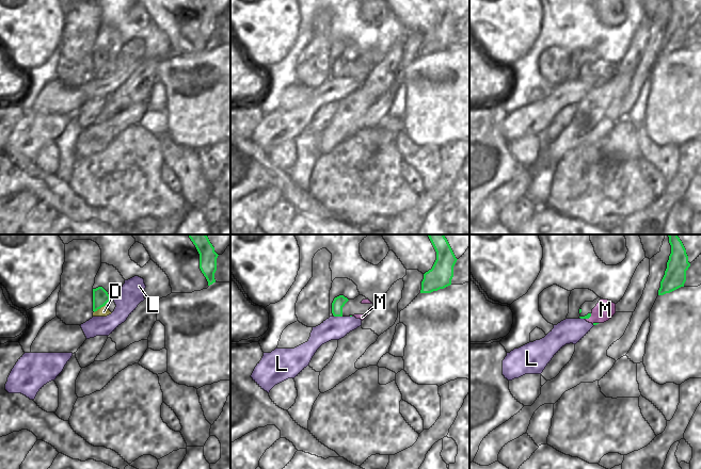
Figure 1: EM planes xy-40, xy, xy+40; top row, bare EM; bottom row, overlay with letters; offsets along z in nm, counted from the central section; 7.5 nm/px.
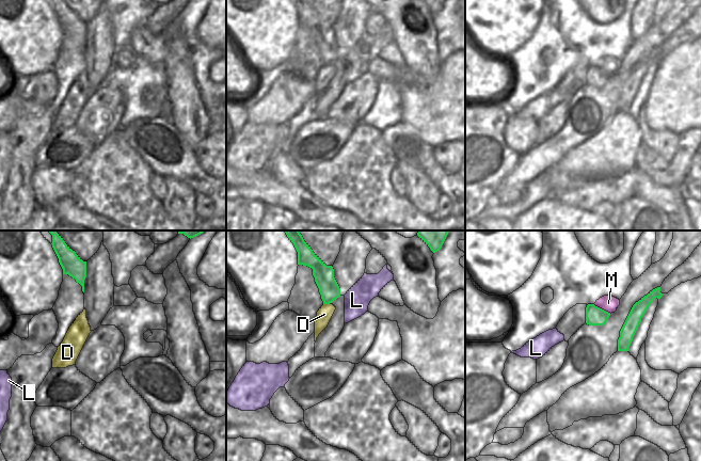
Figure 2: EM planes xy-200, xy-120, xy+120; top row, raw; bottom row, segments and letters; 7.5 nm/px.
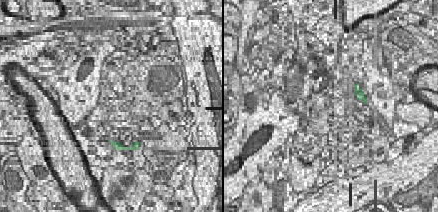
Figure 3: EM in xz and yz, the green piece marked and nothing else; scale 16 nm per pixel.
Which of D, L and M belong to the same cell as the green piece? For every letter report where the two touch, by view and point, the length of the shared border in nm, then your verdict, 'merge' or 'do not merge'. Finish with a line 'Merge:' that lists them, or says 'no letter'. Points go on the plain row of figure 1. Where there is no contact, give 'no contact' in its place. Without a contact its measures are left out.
D: contact xy-40 (99, 69); length 110 nm; do not merge
L: contact xy (337, 77); length 70 nm; do not merge
M: contact xy+40 (588, 79); length 70 nm; do not merge
Merge: no letter

